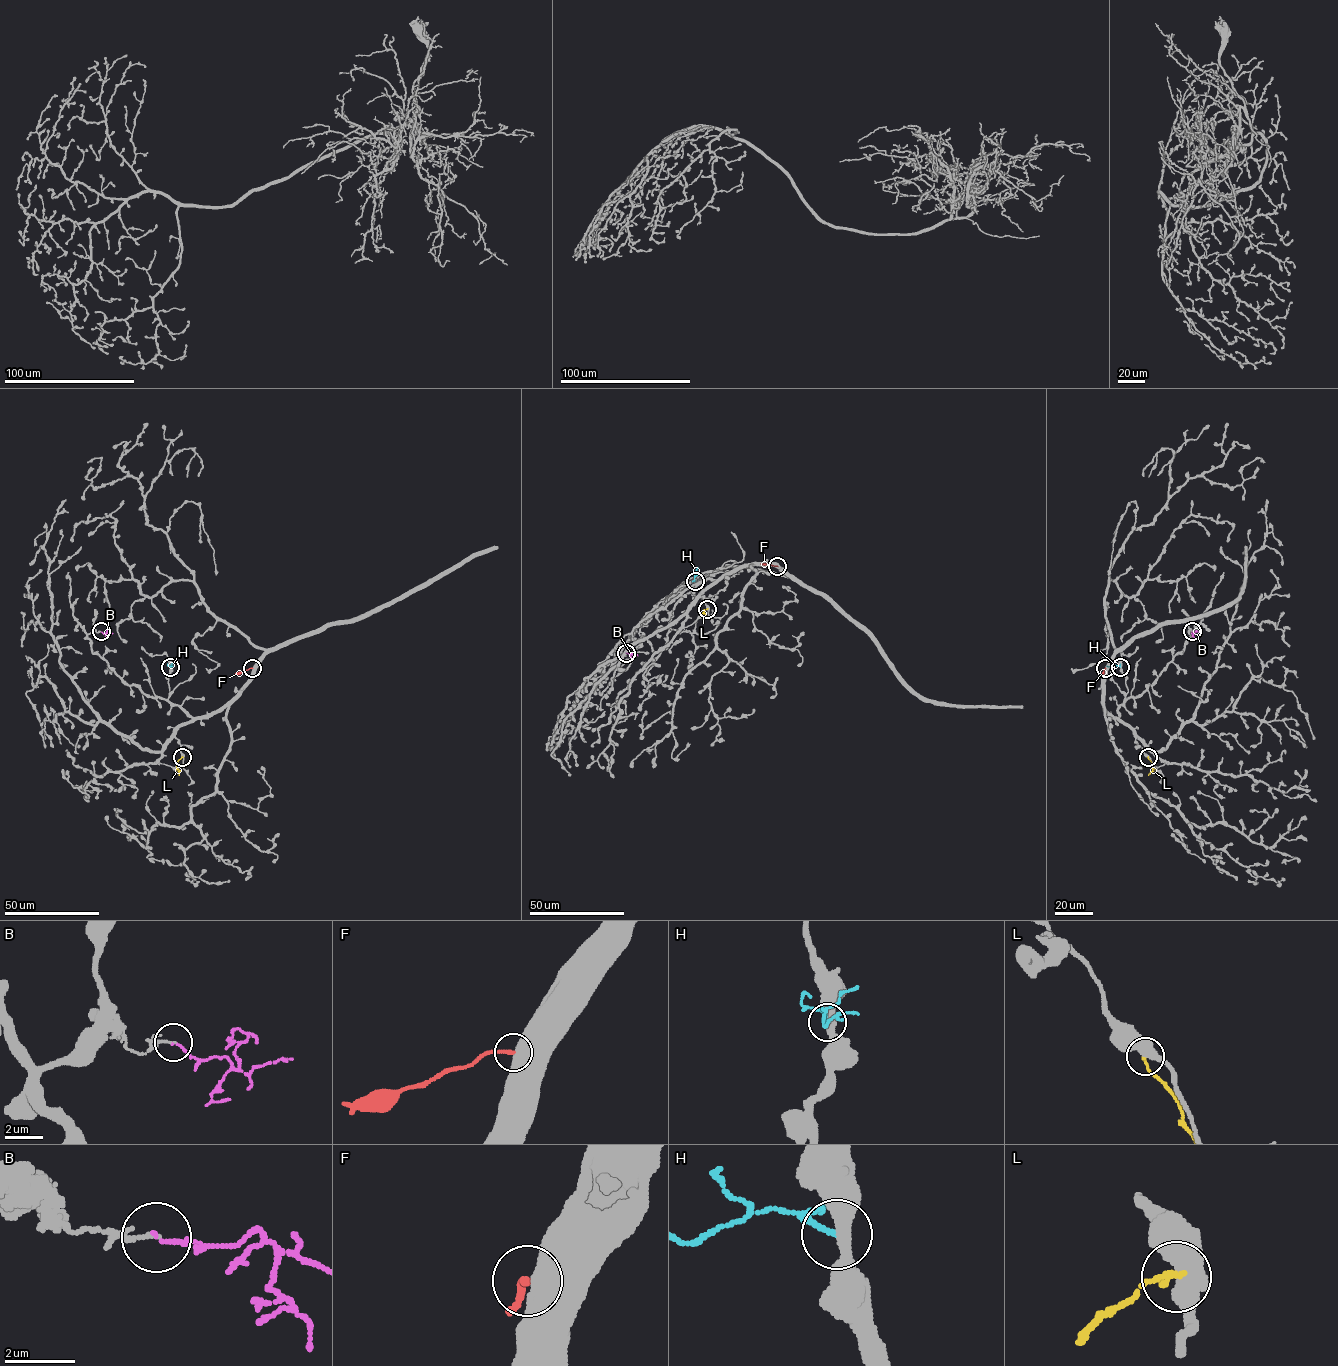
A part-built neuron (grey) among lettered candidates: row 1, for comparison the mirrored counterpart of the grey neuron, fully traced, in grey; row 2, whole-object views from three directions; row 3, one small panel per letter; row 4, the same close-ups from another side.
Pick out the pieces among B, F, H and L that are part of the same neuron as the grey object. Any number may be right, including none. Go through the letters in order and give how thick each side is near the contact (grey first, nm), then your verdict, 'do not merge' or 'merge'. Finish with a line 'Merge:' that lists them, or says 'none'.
B: 120 nm thick on the grey side, 110 nm on the other; merge
F: 650 nm thick on the grey side, 170 nm on the other; merge
H: 440 nm thick on the grey side, 150 nm on the other; do not merge
L: 600 nm thick on the grey side, 180 nm on the other; do not merge
Merge: B, F

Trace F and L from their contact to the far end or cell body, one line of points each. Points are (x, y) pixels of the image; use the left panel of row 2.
F: (252, 668), (235, 673)
L: (183, 757), (177, 761), (179, 775)

